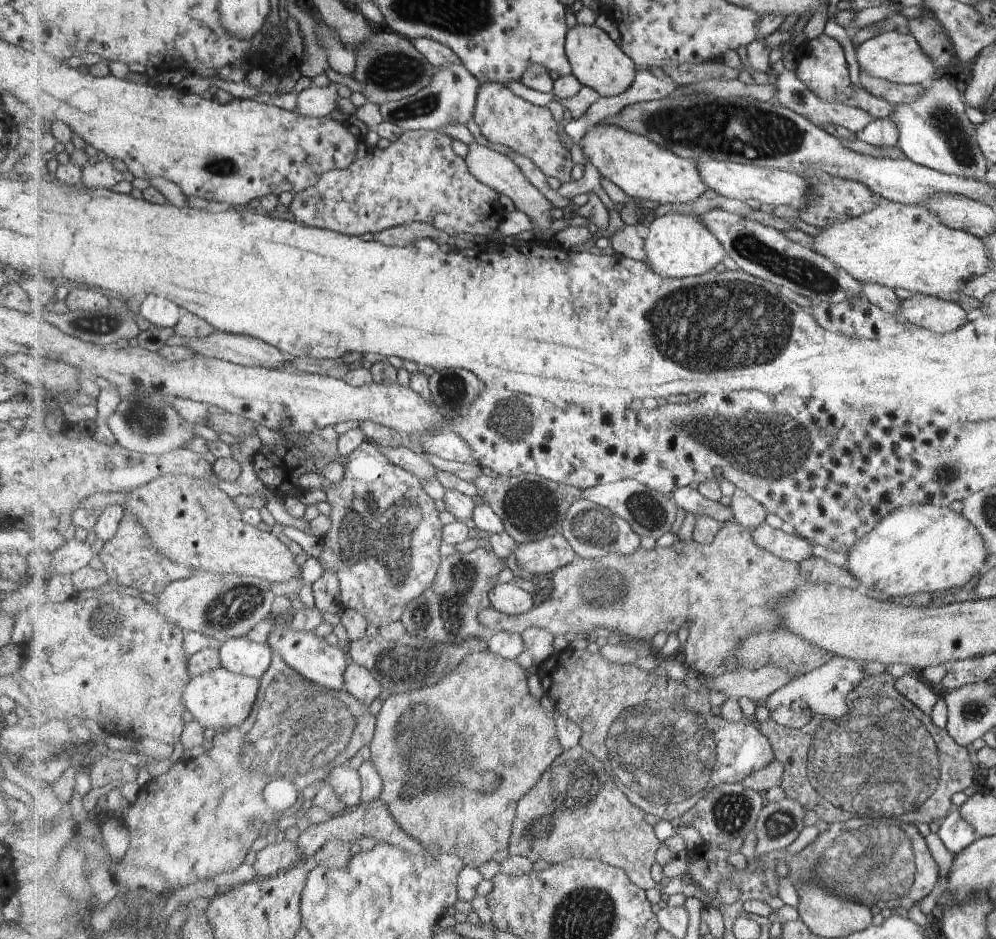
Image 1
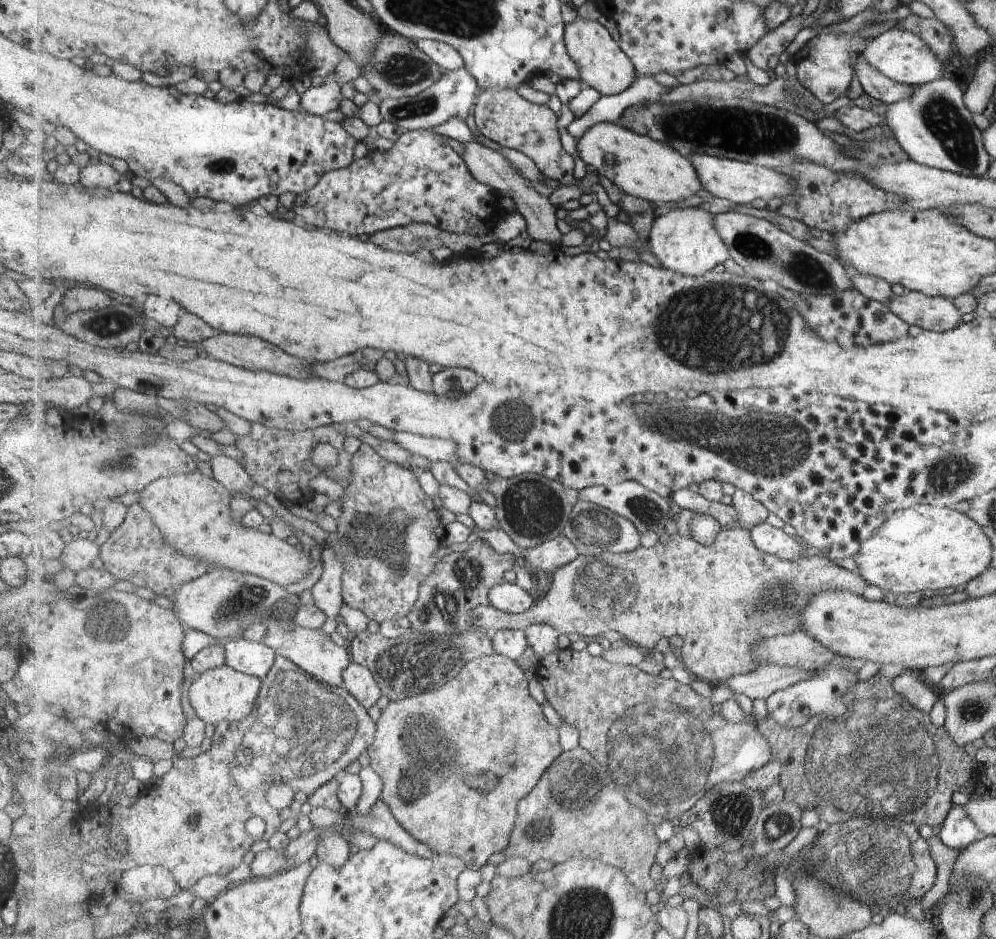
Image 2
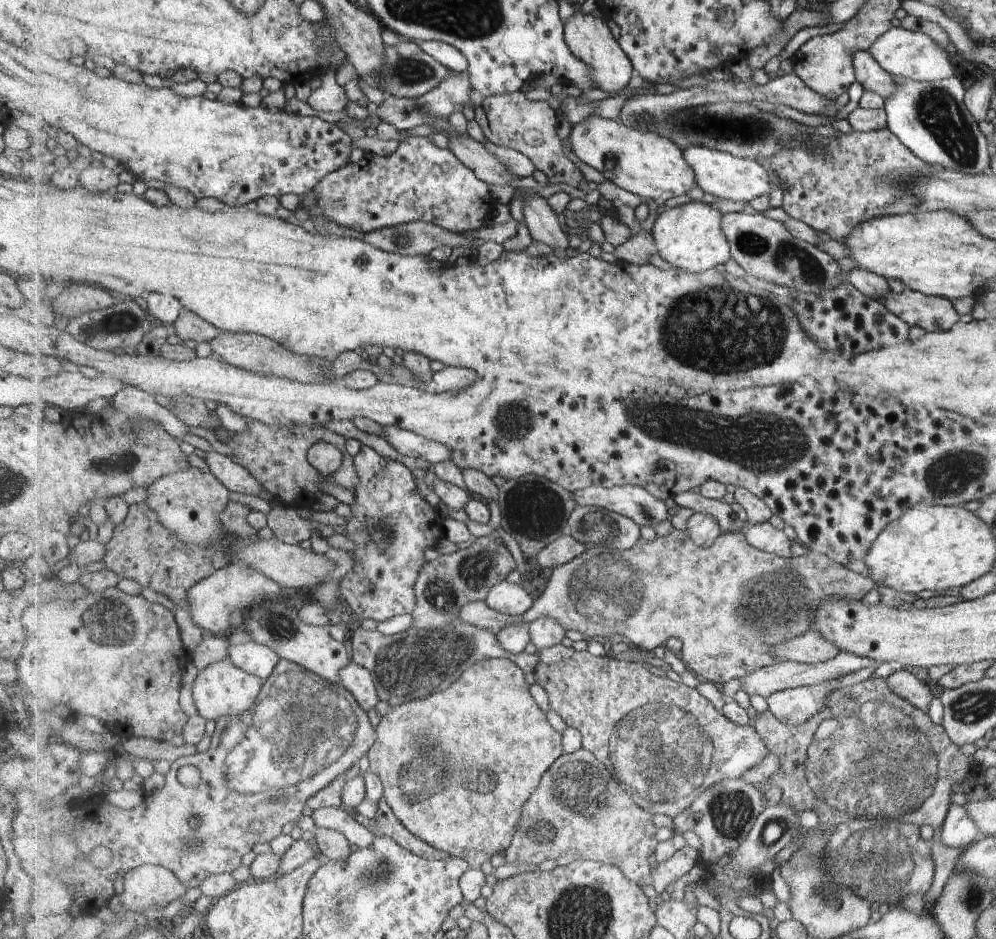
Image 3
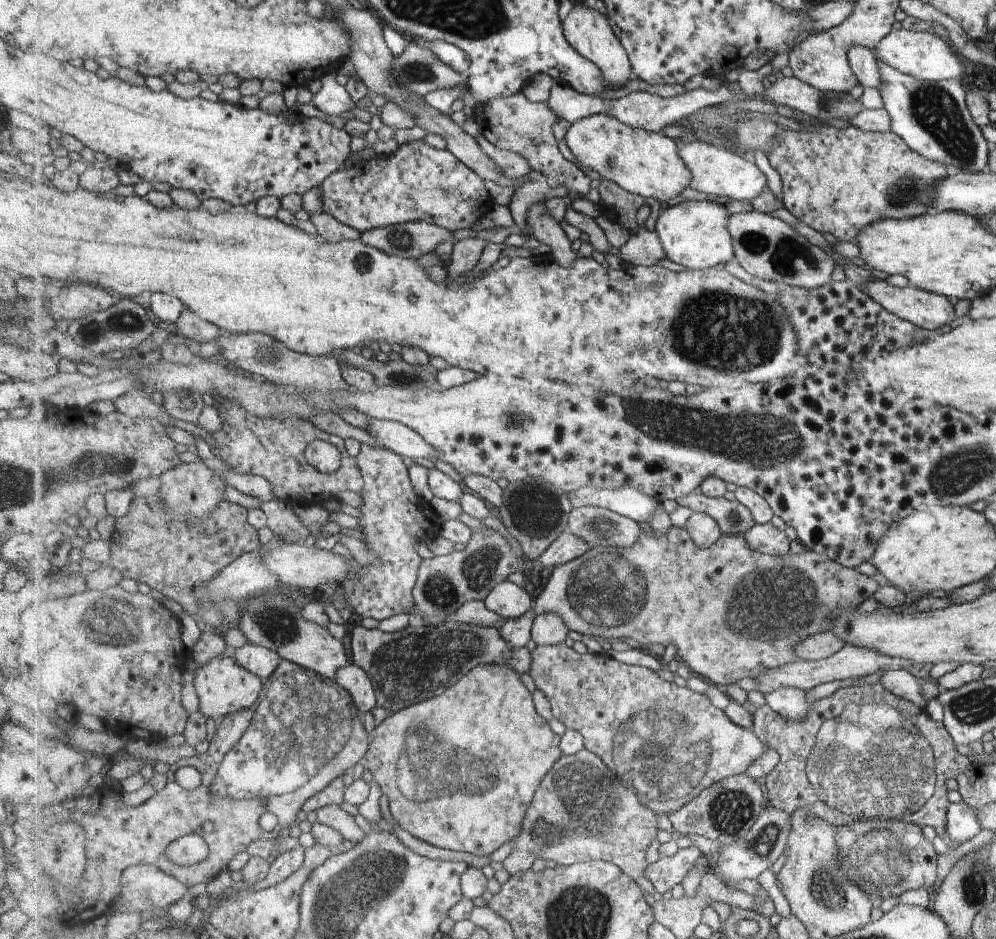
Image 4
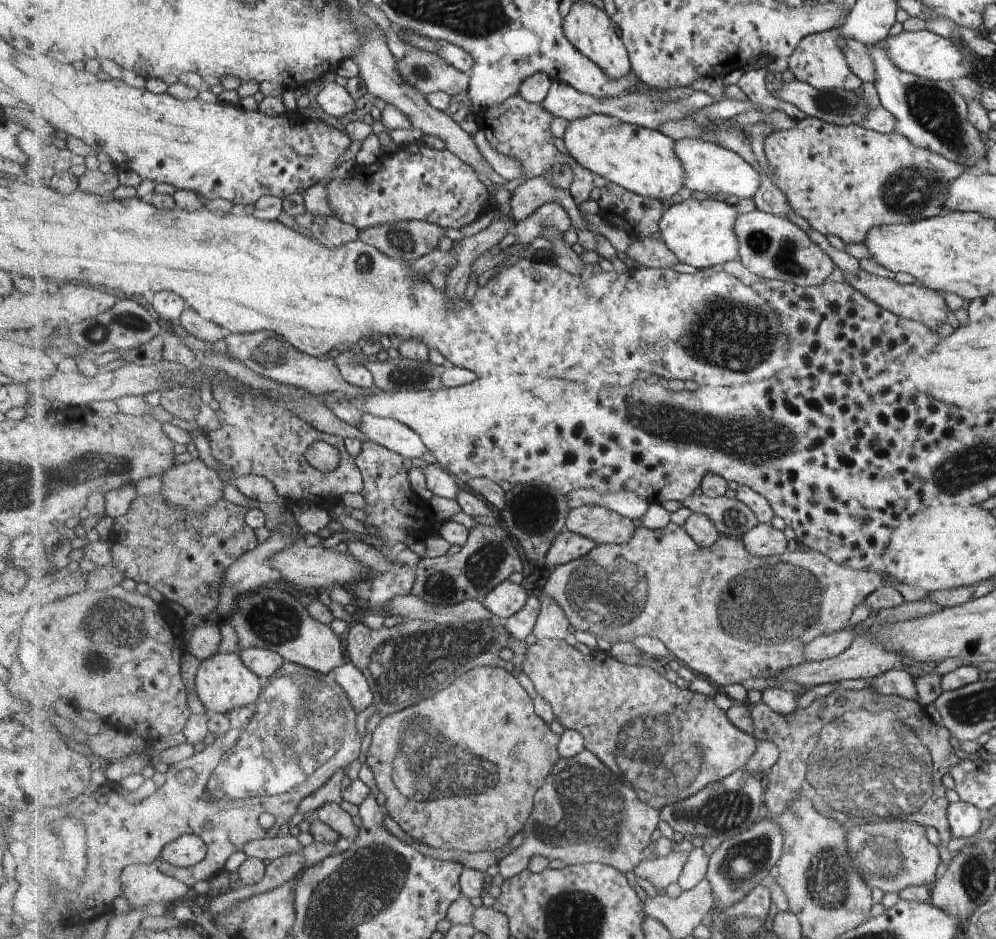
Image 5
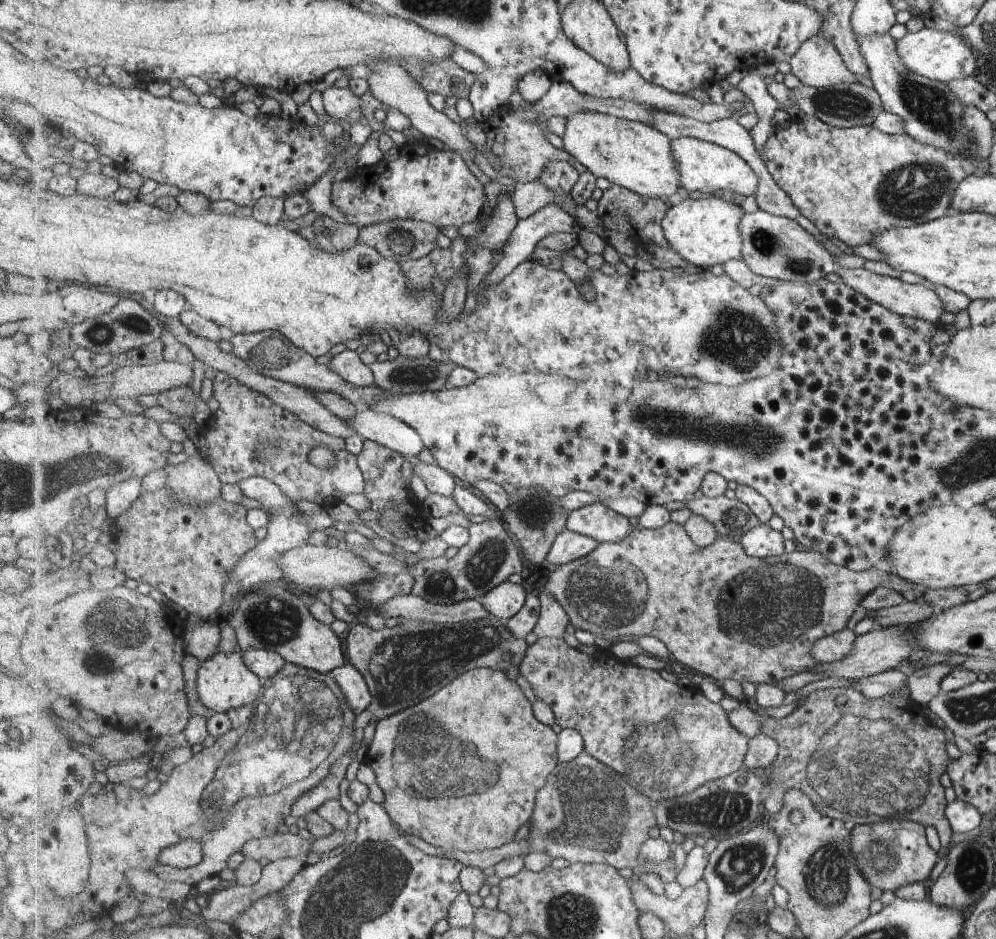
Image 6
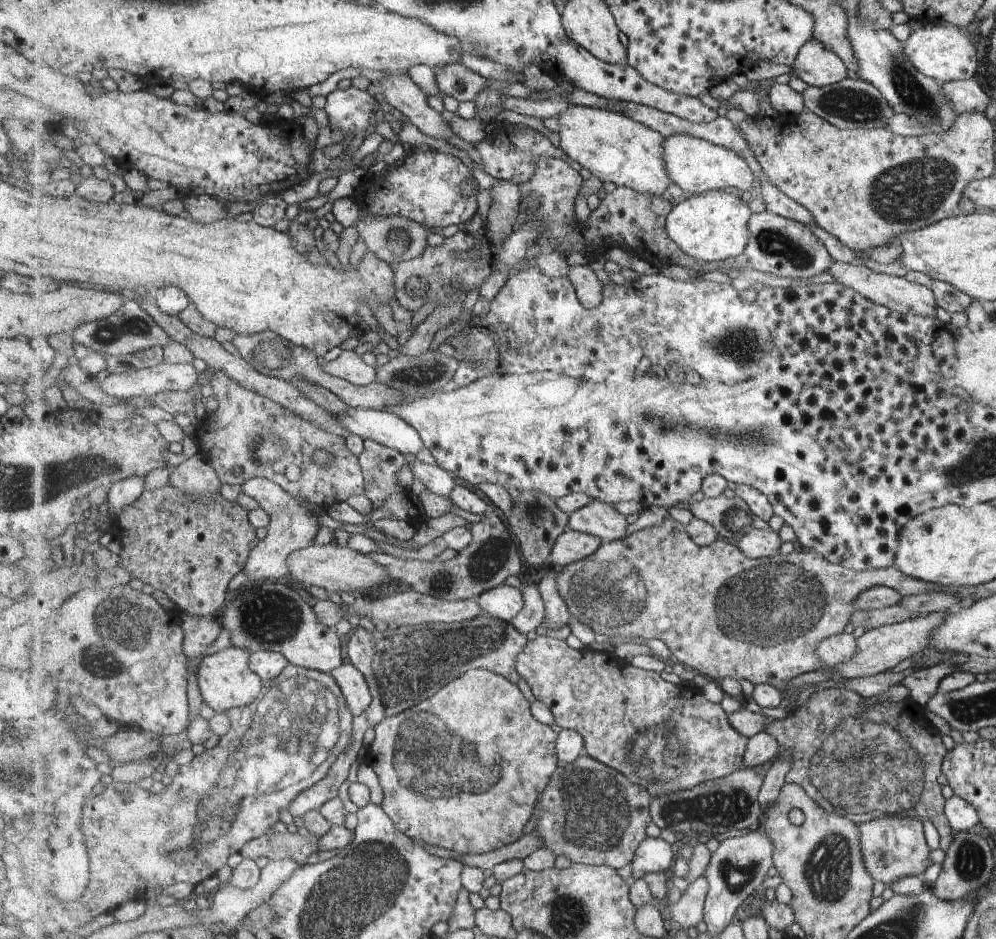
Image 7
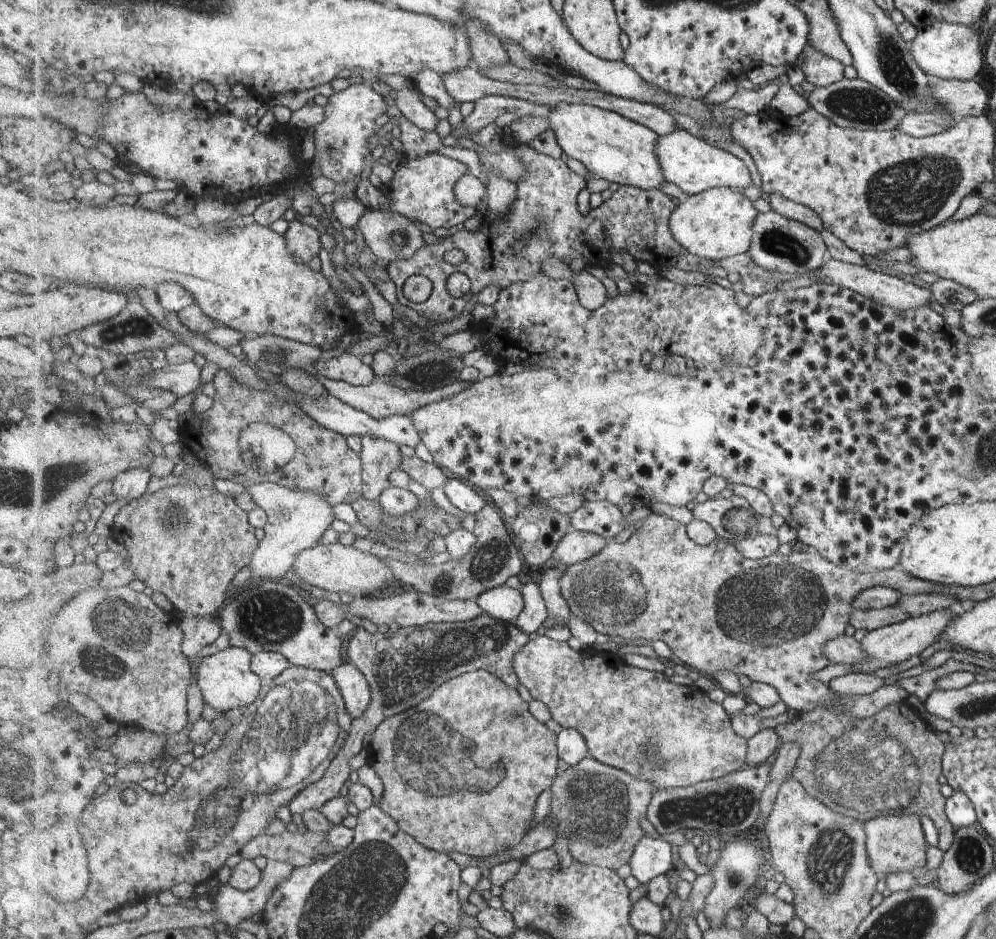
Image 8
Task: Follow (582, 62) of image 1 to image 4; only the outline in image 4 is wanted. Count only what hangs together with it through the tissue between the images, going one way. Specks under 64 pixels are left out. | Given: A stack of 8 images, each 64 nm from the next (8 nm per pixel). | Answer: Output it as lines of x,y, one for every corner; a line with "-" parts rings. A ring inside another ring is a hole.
575,2
564,20
564,33
570,46
600,66
610,88
616,89
624,86
625,82
634,77
635,72
630,61
630,54
623,46
622,40
615,36
607,13
601,14
599,10
583,5
583,2

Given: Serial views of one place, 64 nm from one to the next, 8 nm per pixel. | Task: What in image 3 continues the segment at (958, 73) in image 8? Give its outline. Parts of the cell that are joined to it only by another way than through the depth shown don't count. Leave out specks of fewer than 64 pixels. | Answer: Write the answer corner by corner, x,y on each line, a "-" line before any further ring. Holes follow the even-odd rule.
891,27
887,32
877,37
869,52
880,64
880,68
890,75
908,78
914,81
940,81
953,76
953,66
949,62
949,56
933,40
929,40
925,34
902,27

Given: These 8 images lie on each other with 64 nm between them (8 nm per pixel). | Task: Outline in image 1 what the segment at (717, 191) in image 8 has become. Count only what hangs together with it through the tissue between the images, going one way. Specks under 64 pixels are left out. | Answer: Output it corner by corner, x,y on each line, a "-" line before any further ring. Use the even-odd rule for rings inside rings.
672,212
650,222
649,232
644,240
650,269
662,277
672,279
696,277
711,272
713,266
723,260
727,255
726,247
699,216
701,215

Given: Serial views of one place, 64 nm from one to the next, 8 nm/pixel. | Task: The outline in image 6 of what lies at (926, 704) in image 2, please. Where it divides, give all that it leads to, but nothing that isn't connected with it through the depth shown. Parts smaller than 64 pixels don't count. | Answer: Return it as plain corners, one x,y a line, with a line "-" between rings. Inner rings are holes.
889,669
885,672
876,674
875,676
869,677
868,679
864,679
862,682
854,681
851,684
851,687
855,690
862,692
869,699
878,699
883,700
885,696
896,696
897,692
899,692
906,684
907,675
904,673
900,673
895,669

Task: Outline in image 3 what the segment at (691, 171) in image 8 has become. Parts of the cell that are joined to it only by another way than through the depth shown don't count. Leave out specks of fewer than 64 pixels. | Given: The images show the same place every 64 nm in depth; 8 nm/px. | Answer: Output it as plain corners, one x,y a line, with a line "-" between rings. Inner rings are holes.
689,145
683,151
686,161
696,172
698,186
710,198
742,200
751,204
754,198
771,194
771,174
757,161
705,145

